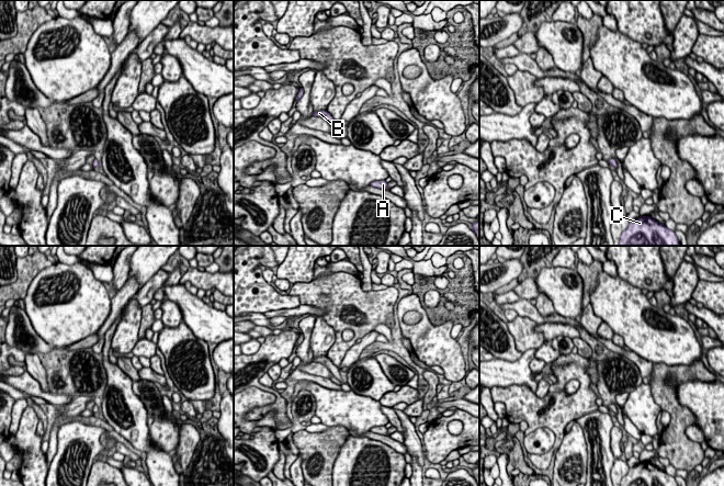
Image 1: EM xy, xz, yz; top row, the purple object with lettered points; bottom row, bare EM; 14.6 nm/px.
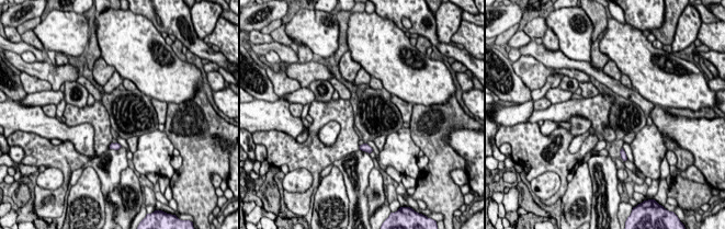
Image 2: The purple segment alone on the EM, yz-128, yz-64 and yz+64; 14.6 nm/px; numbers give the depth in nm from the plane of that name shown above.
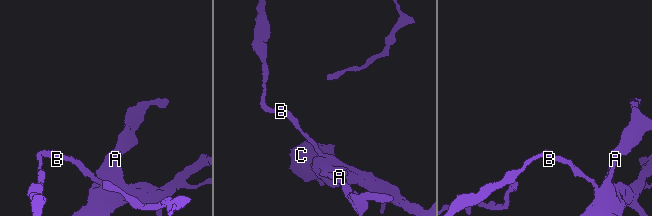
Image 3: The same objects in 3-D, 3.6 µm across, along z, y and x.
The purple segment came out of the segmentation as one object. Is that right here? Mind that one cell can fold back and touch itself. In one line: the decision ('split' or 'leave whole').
split

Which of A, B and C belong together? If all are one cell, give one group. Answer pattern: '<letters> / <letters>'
A C / B

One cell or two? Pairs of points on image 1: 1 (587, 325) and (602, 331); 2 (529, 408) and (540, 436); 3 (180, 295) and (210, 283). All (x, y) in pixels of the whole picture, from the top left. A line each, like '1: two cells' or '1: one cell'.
1: one cell
2: two cells
3: two cells

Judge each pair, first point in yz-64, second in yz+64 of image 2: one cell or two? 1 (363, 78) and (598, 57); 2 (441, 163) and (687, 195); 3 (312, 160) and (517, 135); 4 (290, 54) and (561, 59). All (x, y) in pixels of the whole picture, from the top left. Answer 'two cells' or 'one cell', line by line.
1: one cell
2: one cell
3: one cell
4: one cell

